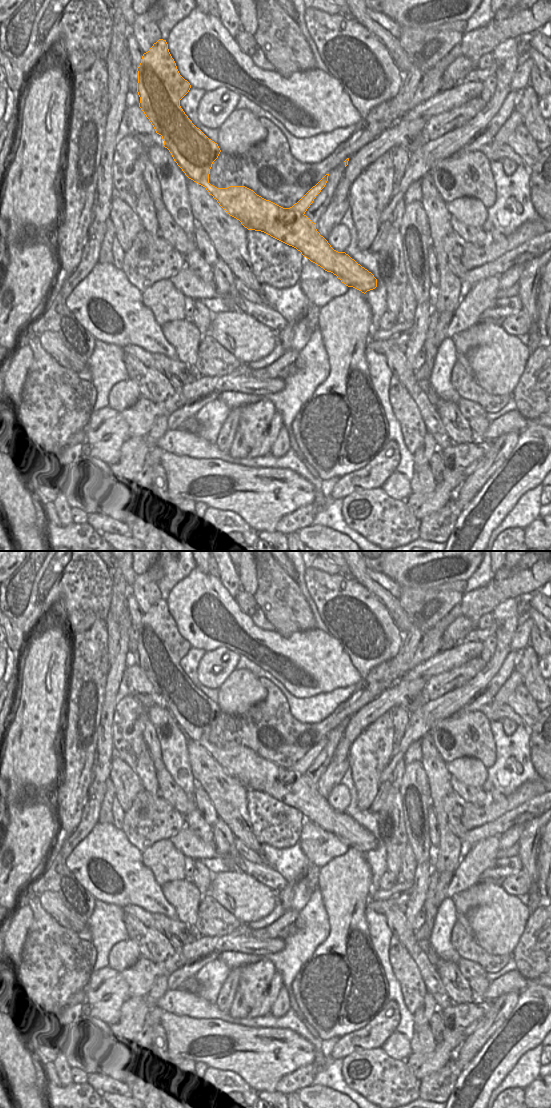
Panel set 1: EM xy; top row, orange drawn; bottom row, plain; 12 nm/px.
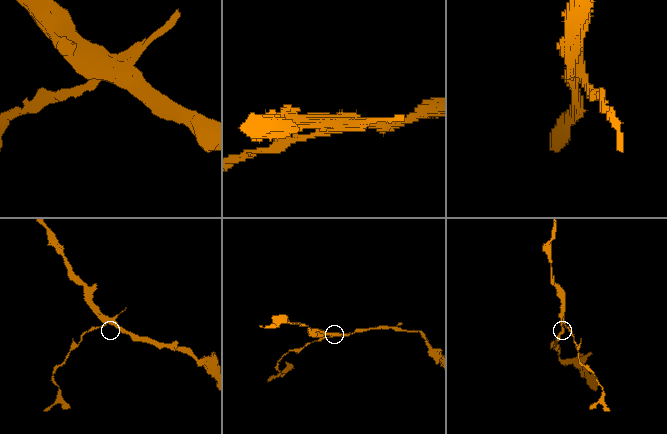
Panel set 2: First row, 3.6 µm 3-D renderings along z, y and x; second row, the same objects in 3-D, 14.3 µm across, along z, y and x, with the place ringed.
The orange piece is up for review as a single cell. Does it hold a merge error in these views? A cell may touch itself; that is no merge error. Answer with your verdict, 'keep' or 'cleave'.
cleave

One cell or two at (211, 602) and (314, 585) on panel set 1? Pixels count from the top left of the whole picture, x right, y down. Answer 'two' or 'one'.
two

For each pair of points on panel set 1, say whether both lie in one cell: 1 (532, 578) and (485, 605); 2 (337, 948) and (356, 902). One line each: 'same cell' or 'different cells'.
1: same cell
2: same cell

